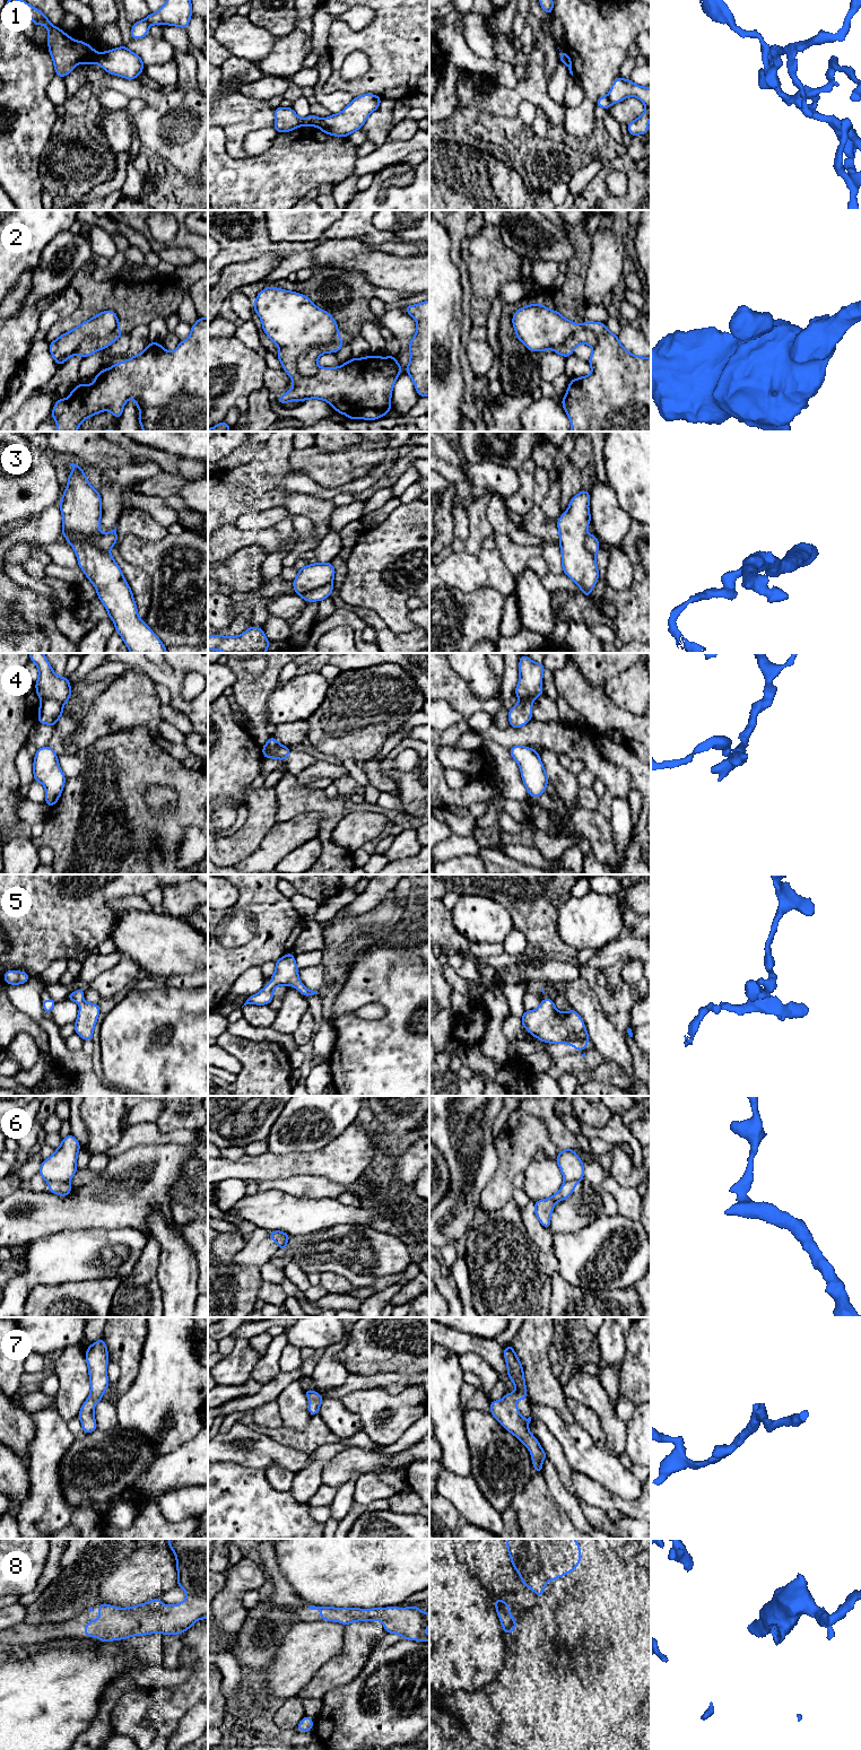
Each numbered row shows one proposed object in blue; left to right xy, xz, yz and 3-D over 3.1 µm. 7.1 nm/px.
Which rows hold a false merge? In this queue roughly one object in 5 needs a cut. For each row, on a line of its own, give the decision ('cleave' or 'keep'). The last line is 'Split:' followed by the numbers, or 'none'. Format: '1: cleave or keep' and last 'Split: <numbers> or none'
1: cleave
2: cleave
3: cleave
4: cleave
5: keep
6: cleave
7: keep
8: keep
Split: 1, 2, 3, 4, 6

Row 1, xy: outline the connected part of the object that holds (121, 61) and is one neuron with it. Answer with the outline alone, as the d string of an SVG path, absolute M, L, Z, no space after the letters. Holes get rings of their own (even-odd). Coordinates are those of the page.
M127 46L99 52L98 64L106 72L127 79L136 79L142 72L145 66L141 58Z

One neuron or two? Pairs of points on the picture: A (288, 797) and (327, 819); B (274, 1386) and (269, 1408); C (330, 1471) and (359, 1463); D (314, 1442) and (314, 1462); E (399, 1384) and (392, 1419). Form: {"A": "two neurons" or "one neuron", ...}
{"A": "one neuron", "B": "two neurons", "C": "one neuron", "D": "two neurons", "E": "two neurons"}

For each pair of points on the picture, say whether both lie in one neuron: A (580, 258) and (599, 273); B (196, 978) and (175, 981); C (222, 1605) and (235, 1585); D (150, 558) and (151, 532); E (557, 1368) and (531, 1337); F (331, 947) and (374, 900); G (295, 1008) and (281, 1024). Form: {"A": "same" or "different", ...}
{"A": "different", "B": "same", "C": "same", "D": "different", "E": "different", "F": "different", "G": "same"}

